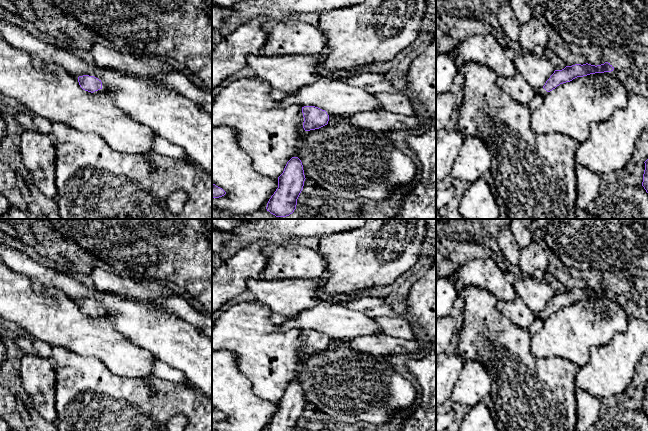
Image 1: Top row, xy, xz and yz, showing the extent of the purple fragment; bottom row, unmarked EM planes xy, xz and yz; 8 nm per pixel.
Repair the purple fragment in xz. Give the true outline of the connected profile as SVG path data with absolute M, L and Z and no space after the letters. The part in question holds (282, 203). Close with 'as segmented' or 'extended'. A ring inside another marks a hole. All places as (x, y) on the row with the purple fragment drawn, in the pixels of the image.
M292 157L278 177L278 188L267 203L267 211L276 217L286 217L294 212L303 189L305 175L298 157Z; as segmented

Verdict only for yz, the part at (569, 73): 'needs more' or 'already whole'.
needs more

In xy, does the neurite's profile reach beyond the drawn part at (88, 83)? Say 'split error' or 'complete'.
split error

